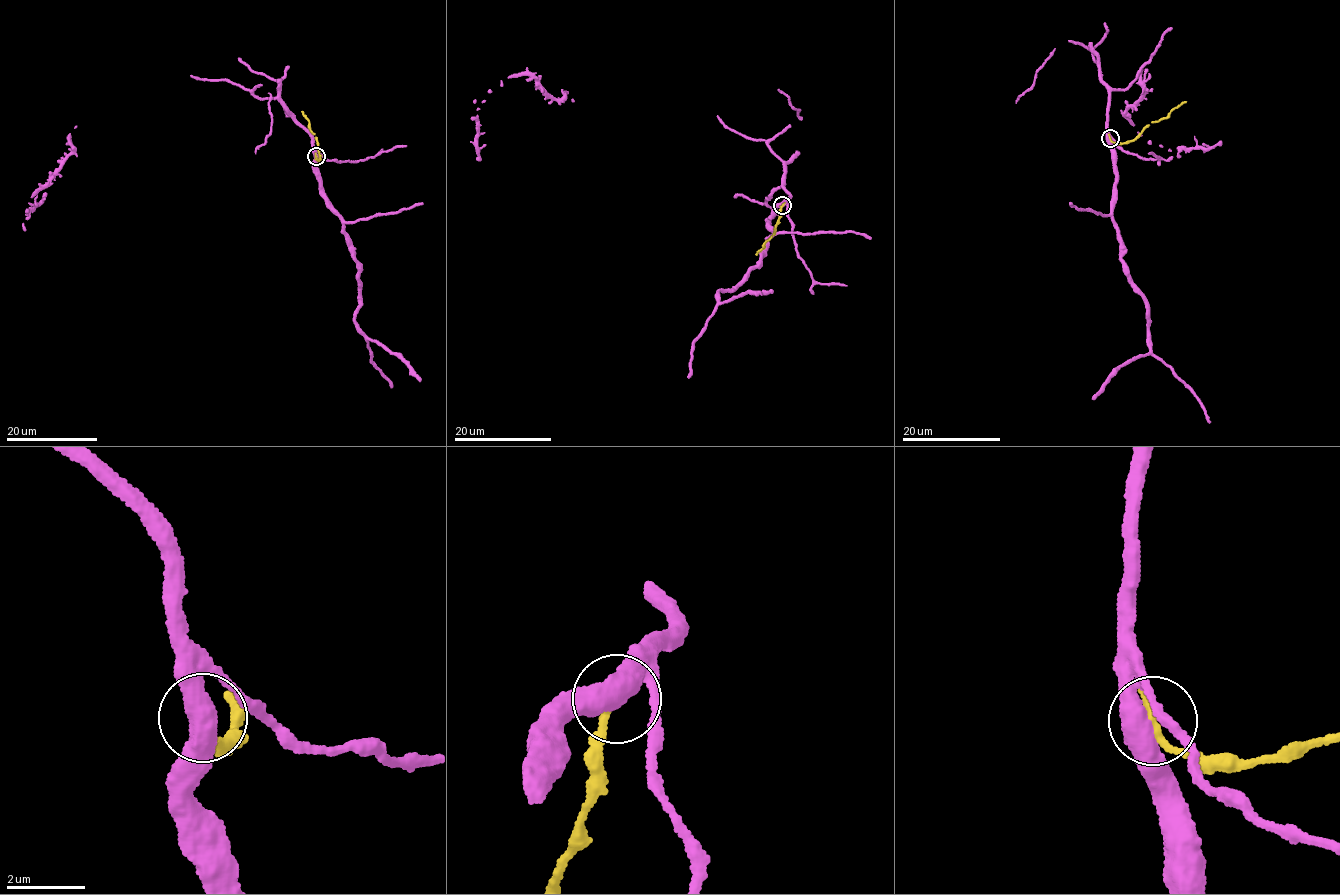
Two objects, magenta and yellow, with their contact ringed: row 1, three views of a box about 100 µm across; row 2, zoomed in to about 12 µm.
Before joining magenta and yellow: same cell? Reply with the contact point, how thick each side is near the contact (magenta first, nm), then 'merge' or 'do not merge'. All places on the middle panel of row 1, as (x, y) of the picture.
(782, 205) | 500/200 nm | merge

